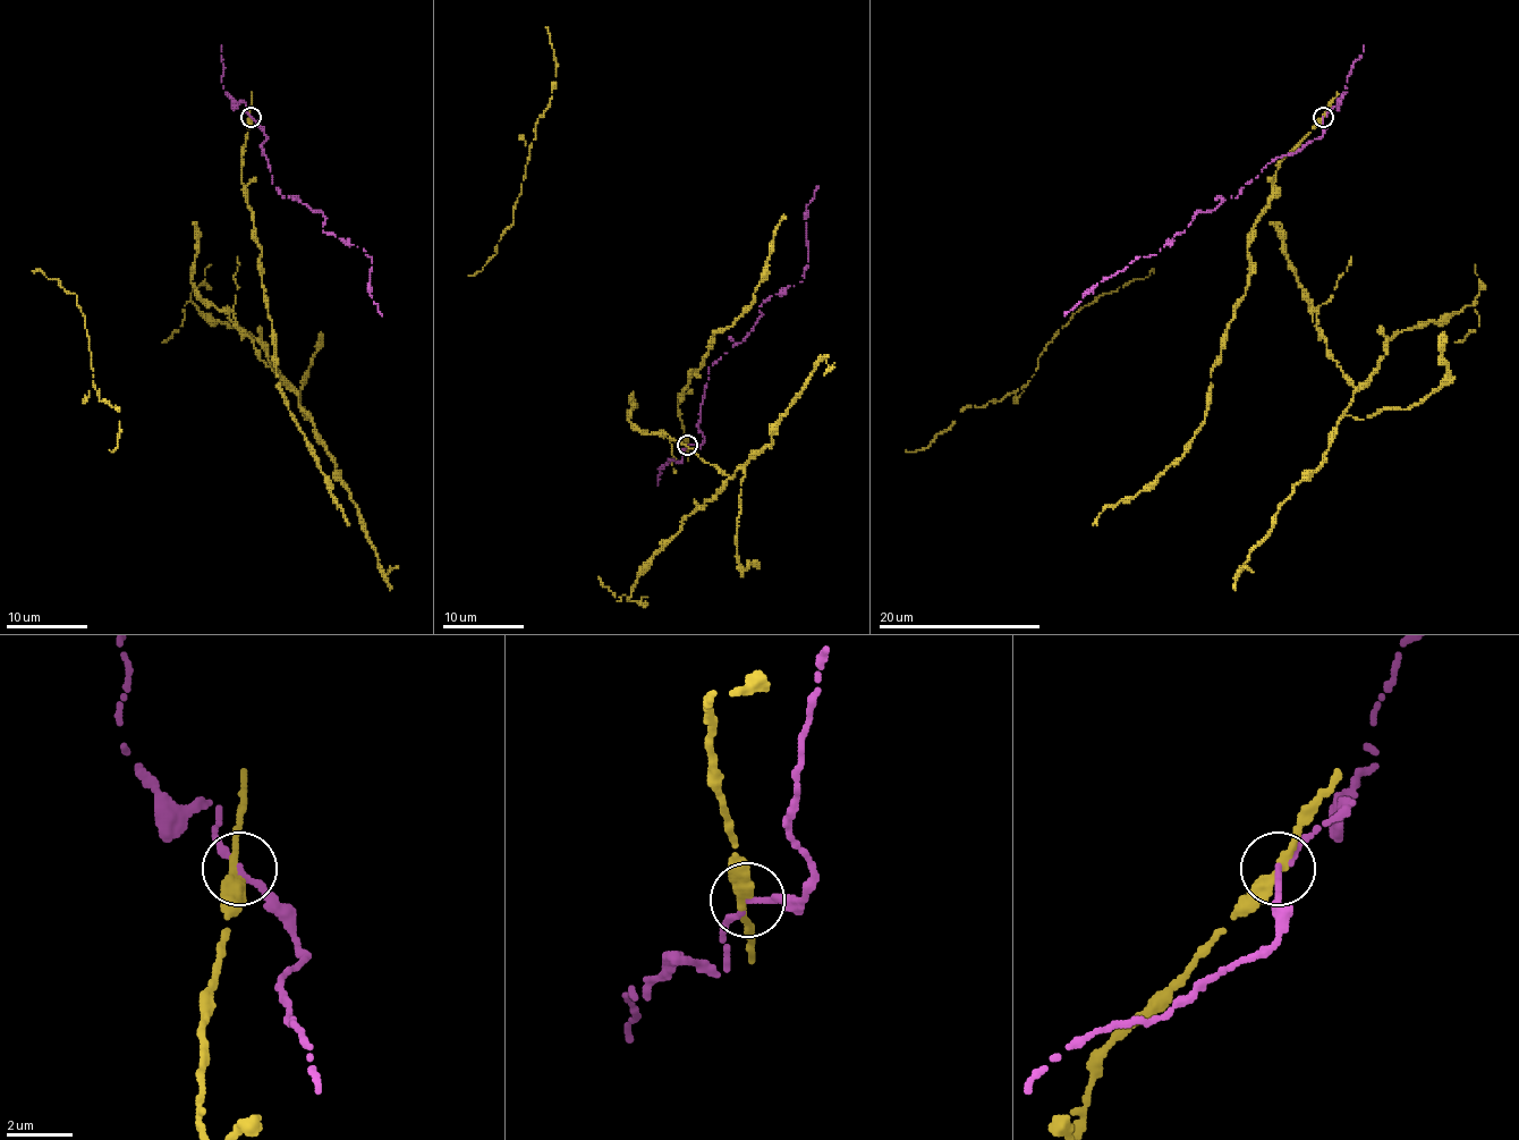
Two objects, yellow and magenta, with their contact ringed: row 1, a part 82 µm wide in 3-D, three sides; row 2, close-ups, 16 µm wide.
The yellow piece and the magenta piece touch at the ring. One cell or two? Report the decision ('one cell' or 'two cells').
two cells

